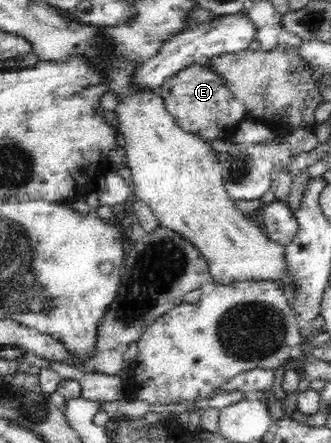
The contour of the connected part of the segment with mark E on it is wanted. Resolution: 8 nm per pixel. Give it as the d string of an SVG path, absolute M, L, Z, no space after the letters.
M201 60L191 63L160 86L158 93L163 97L164 105L176 123L190 134L204 142L225 141L234 136L240 122L248 118L245 105L233 96L225 86L225 79L205 67Z

